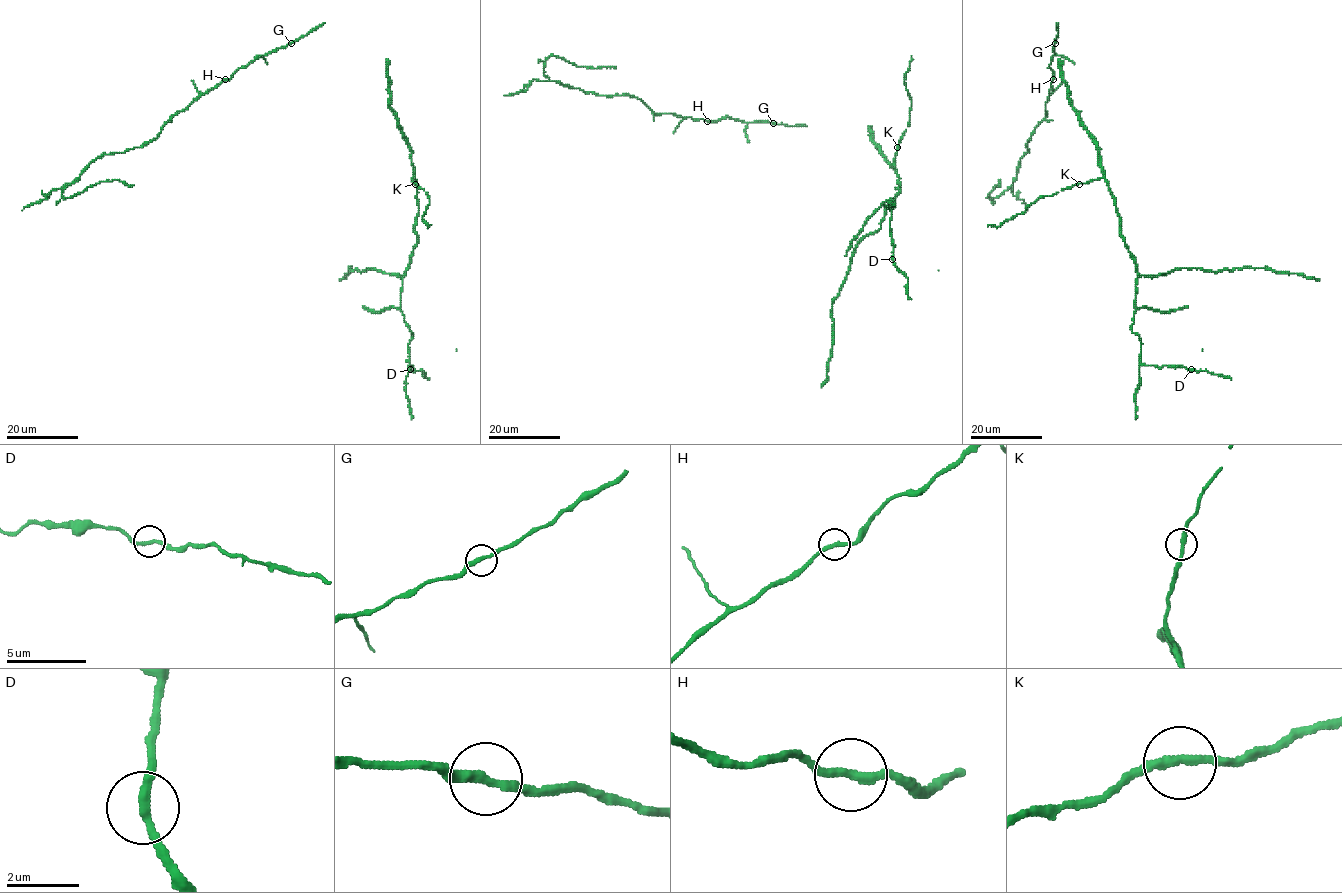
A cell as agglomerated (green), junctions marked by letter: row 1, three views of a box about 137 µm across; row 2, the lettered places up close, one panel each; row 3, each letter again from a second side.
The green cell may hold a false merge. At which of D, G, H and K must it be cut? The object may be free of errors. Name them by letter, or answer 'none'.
none

